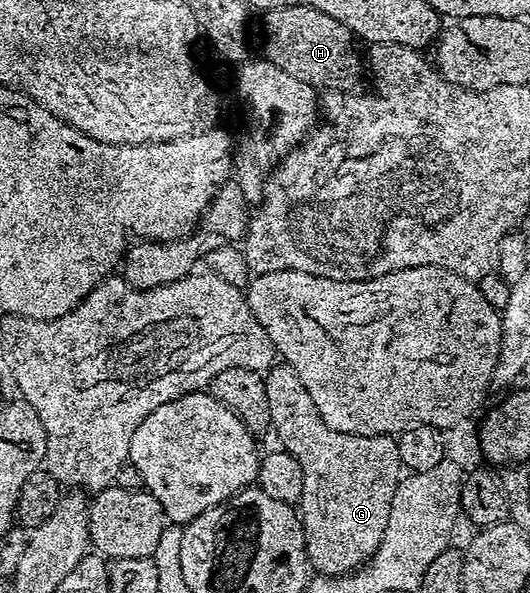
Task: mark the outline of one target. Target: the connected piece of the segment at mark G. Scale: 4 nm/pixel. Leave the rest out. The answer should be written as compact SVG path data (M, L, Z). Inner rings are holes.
M287 365L270 367L264 372L264 377L272 434L277 434L281 442L278 444L290 451L299 465L303 465L303 493L299 514L301 528L305 531L308 566L316 574L326 577L350 574L358 567L364 567L375 553L379 541L383 541L383 529L387 529L387 517L391 517L391 501L395 497L397 484L403 478L396 438L392 435L352 435L331 429L319 417L315 401L311 401L303 389L303 381L299 381L299 377Z

